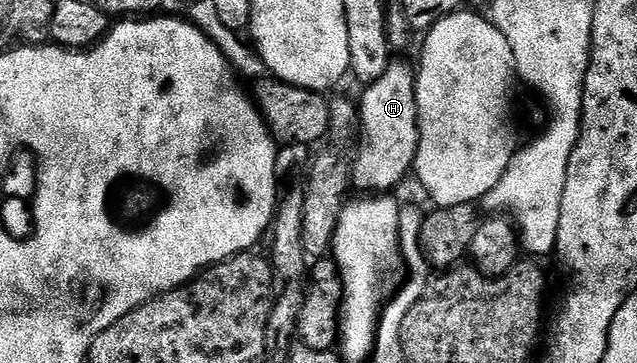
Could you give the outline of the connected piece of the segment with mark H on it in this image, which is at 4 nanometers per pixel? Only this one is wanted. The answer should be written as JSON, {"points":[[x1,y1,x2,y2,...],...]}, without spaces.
{"points":[[391,60,390,65,371,85,361,90,360,137,364,144,354,160,353,188,366,195,382,195,394,191,414,167,418,154,418,100,416,69,406,61]]}

